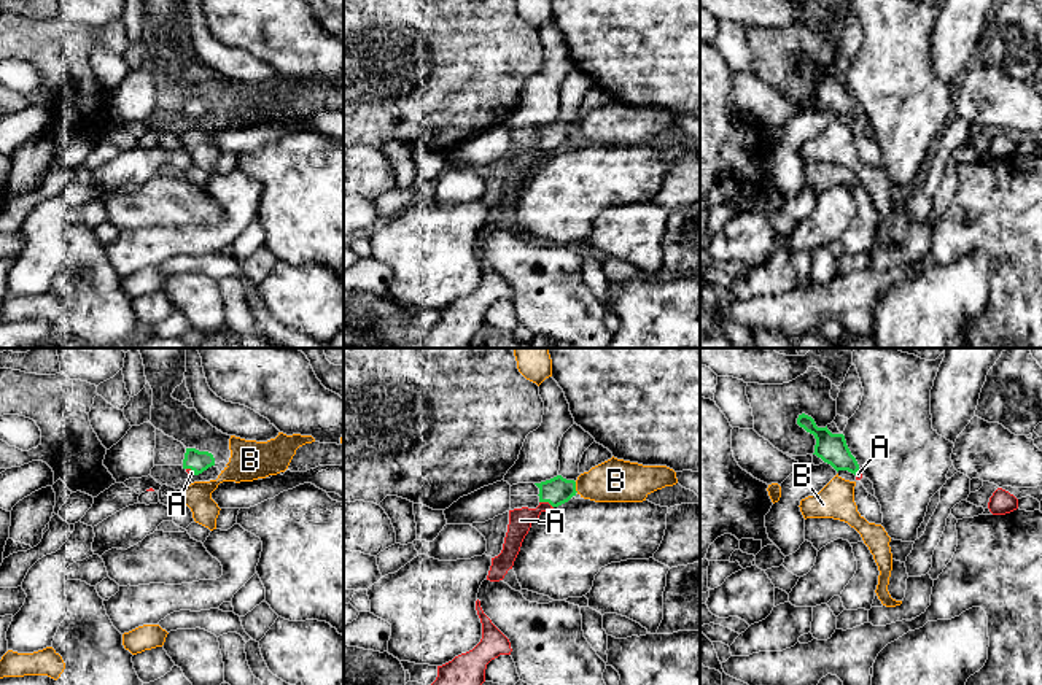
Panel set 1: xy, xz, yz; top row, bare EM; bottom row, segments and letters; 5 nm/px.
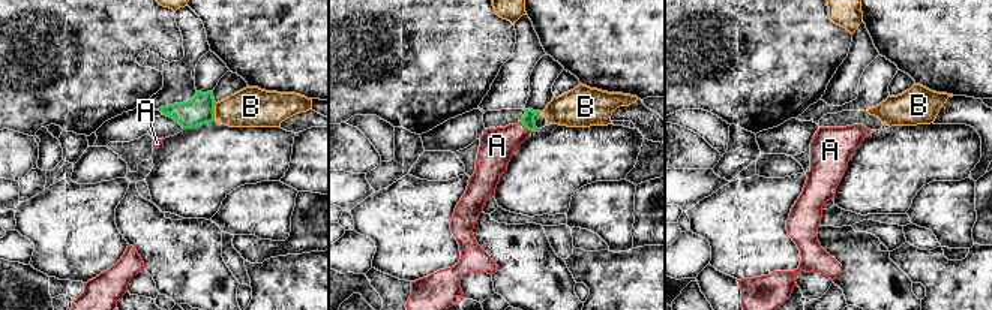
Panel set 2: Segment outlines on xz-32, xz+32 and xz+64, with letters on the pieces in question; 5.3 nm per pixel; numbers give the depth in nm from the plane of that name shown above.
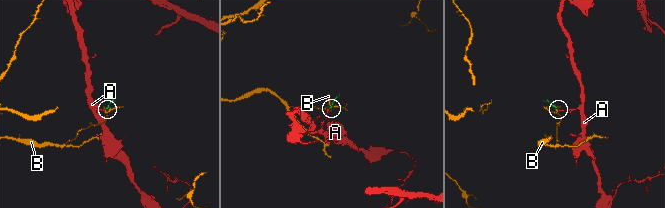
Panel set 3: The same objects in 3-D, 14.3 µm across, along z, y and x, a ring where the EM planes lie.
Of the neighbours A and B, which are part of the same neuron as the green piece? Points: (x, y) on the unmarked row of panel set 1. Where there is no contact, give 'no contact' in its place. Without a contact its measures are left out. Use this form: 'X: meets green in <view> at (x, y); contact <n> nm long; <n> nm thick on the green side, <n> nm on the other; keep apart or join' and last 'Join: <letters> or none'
A: meets green in xz at (546, 145); contact 80 nm long; 140 nm thick on the green side, 120 nm on the other; join
B: meets green in xz at (575, 131); contact 60 nm long; 140 nm thick on the green side, 220 nm on the other; keep apart
Join: A

